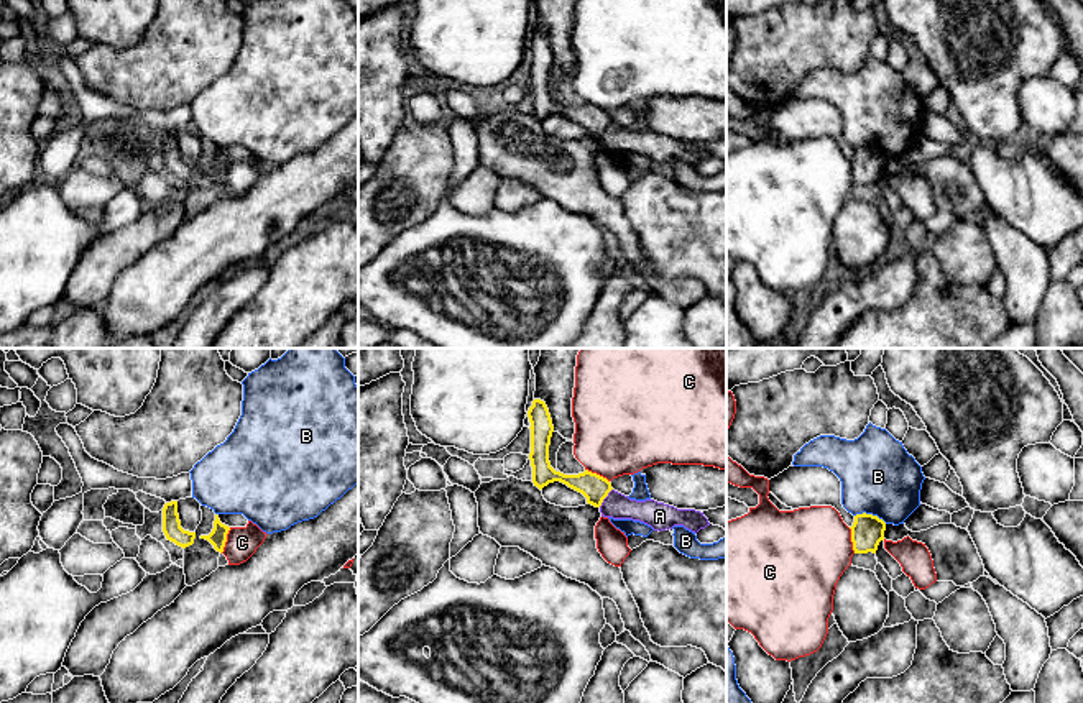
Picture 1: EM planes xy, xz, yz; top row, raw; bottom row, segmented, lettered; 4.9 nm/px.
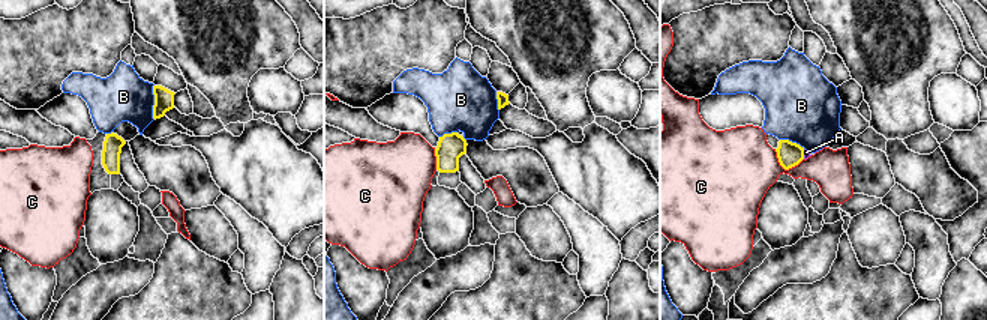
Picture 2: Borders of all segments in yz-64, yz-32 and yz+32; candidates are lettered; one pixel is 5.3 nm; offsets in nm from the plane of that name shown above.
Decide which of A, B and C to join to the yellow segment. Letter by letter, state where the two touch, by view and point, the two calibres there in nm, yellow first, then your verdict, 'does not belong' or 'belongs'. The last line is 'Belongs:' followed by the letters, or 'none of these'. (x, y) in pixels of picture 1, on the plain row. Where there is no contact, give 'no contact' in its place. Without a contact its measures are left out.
A: xz (605, 128) | 140/130 nm | does not belong
B: yz (871, 147) | 160/380 nm | does not belong
C: xy (225, 173) | 90/160 nm | does not belong
Belongs: none of these

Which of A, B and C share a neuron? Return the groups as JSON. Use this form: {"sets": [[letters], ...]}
{"sets": [["A"], ["B"], ["C"]]}

